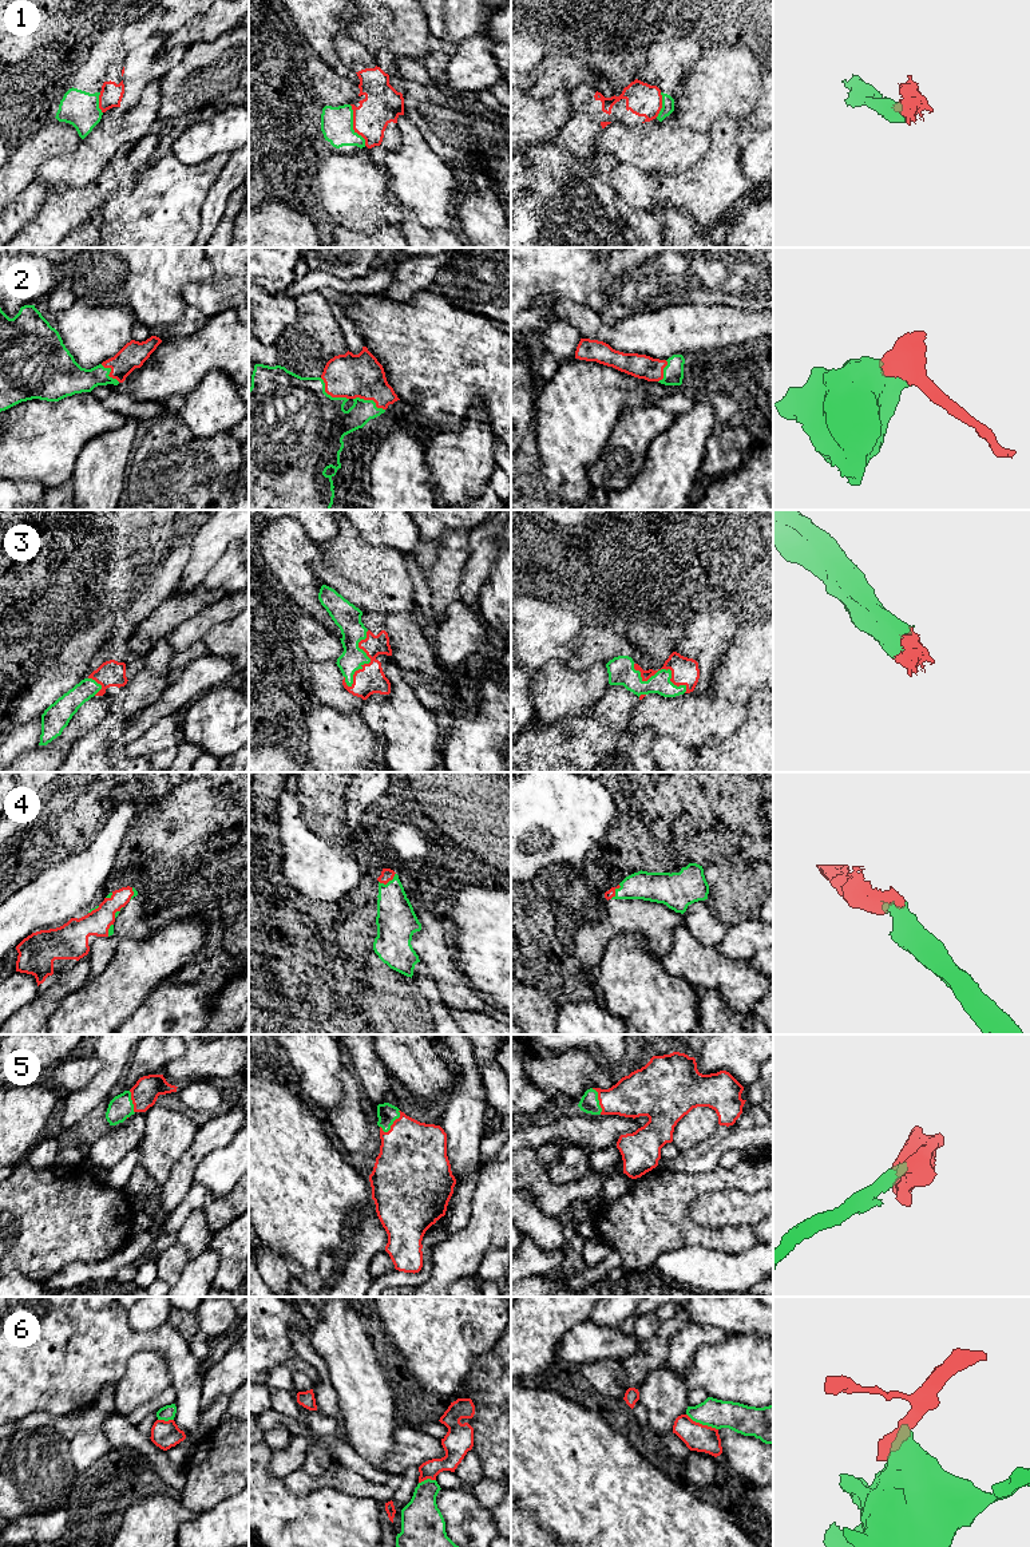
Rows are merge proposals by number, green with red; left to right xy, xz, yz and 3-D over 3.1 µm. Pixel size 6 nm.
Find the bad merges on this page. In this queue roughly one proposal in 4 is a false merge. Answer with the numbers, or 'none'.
1, 6

